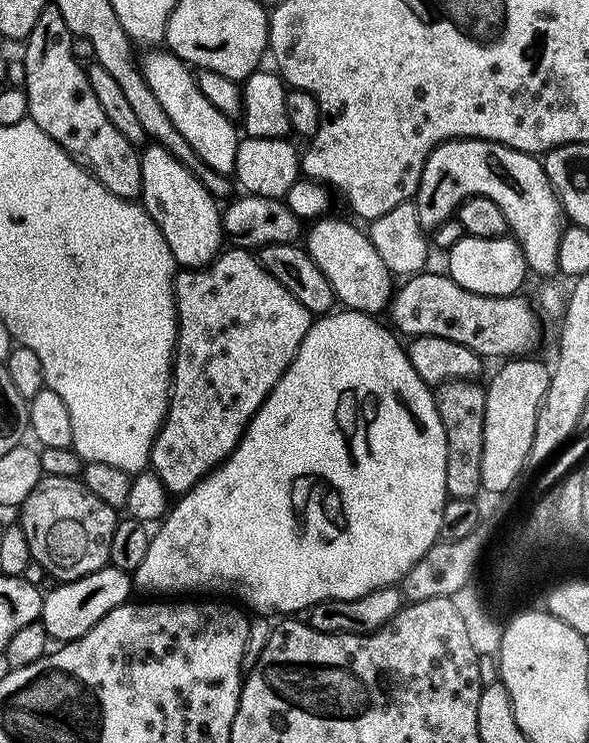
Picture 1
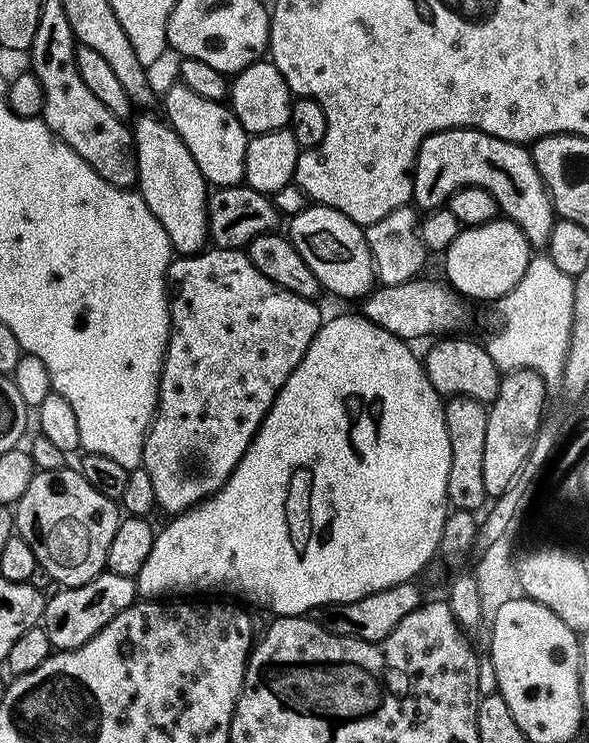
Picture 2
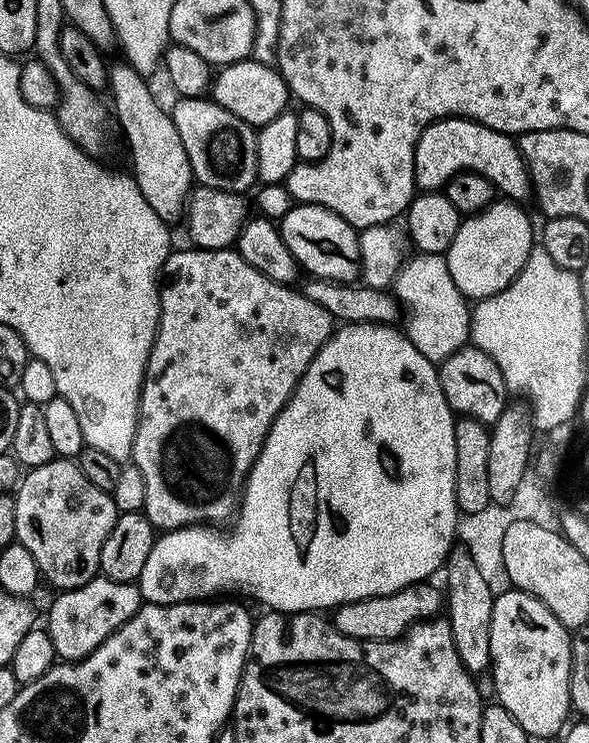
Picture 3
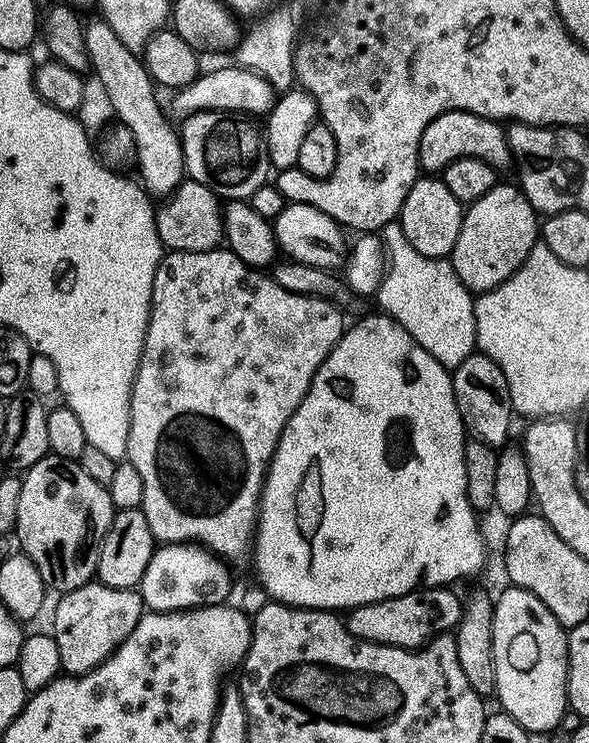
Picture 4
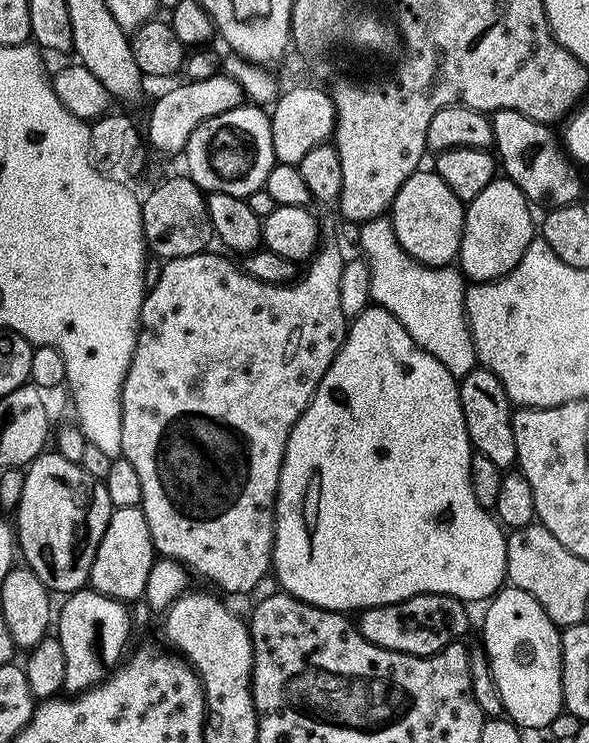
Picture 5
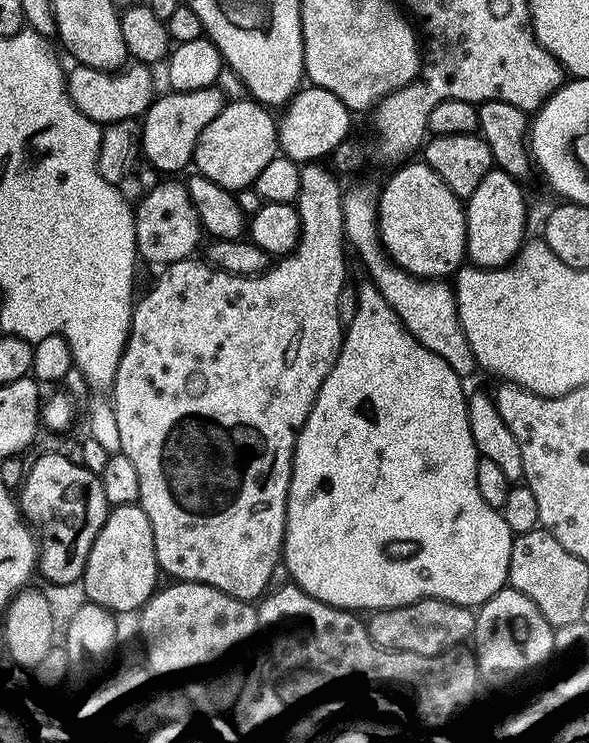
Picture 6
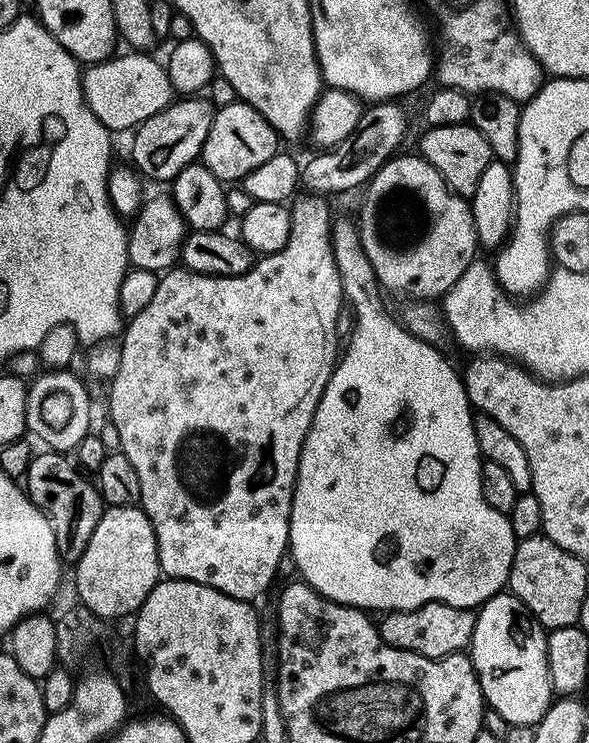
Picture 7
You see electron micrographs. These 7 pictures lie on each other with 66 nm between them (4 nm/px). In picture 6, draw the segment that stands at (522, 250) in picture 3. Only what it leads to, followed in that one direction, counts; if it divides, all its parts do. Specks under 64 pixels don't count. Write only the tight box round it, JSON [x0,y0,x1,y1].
[466,167,528,268]

